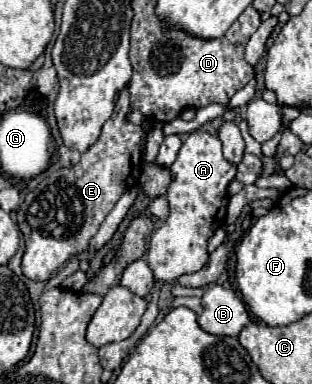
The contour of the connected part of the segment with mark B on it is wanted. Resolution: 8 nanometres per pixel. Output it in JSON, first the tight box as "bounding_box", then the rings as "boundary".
{"bounding_box":[199,285,249,337],"boundary":[[[209,285],[201,297],[203,313],[199,315],[199,325],[211,335],[231,335],[237,337],[245,325],[249,325],[249,313],[245,303],[221,285]]]}

